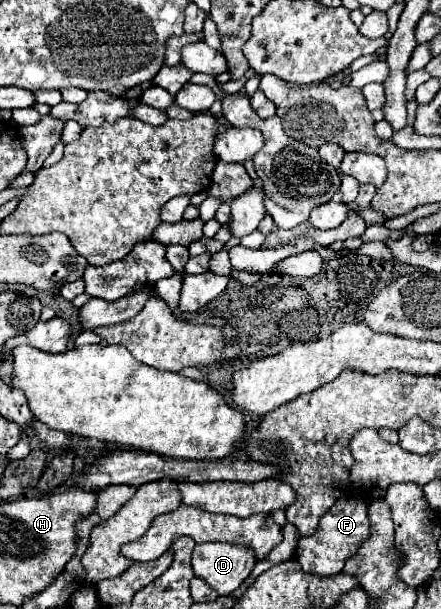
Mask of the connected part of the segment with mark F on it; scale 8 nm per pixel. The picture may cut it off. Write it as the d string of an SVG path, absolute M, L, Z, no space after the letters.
M346 491L343 499L323 515L319 521L319 527L313 535L307 539L299 541L299 565L301 569L307 567L313 575L327 577L337 575L343 571L345 559L351 557L351 553L357 551L357 545L367 539L369 533L369 519L367 519L367 501L363 501L361 496L353 491Z

